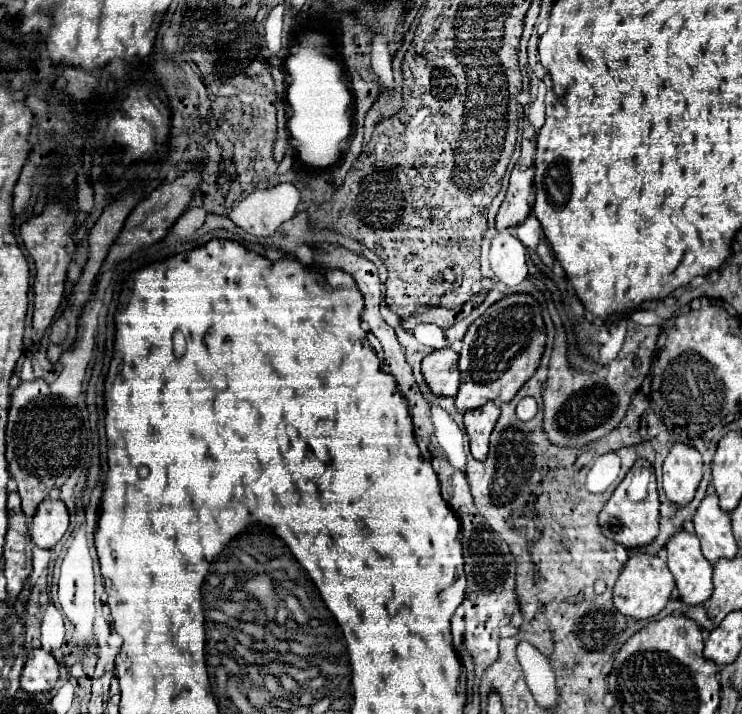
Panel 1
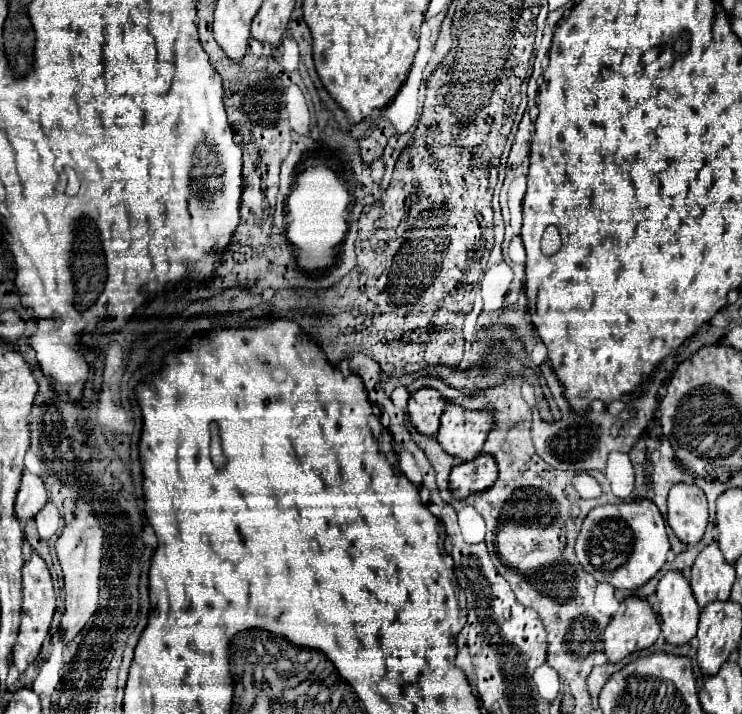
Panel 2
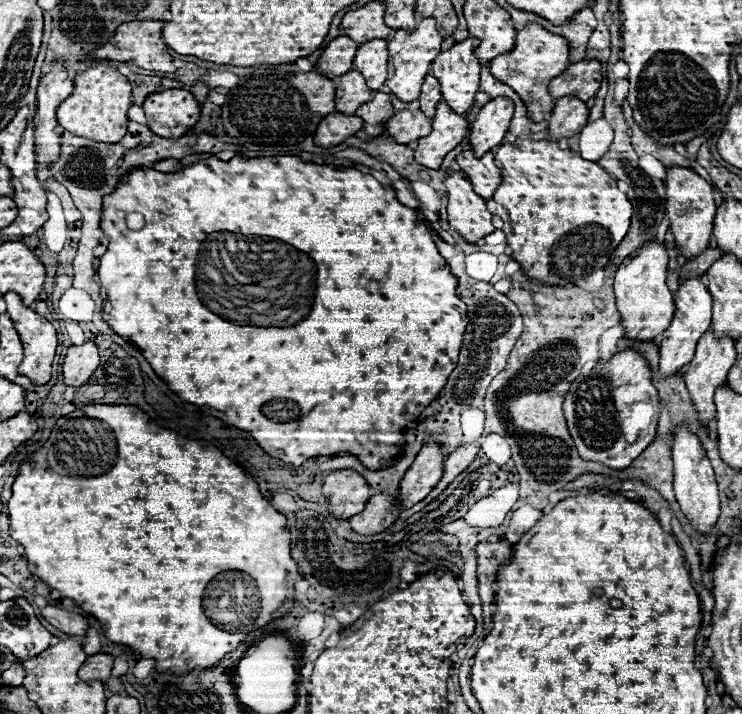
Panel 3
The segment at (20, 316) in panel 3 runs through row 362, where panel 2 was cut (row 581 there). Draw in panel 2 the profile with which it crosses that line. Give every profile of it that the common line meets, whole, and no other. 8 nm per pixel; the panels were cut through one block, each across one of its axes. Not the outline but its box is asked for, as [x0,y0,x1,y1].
[12,552,56,674]

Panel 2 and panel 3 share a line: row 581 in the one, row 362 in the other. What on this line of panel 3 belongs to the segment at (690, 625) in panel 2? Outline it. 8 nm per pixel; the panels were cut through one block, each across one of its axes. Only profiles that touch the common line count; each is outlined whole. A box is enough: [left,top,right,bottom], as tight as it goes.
[660,276,712,376]

